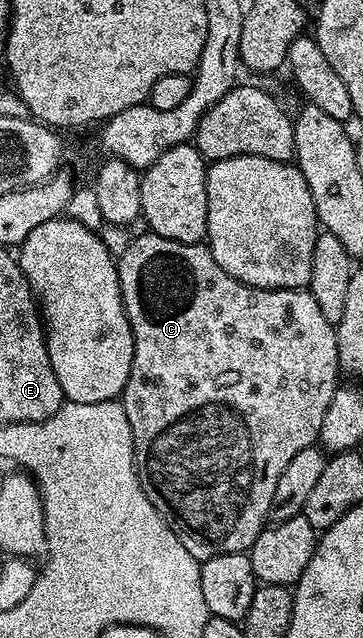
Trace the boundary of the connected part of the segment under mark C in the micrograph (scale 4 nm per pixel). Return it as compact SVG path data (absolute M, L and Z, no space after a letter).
M143 231L140 237L139 234L132 236L125 251L118 254L117 264L123 306L135 340L129 379L121 394L121 404L125 419L129 419L135 448L135 474L149 503L157 507L163 522L171 528L173 535L177 535L177 539L181 539L185 551L189 551L195 561L202 563L213 559L213 555L247 553L257 535L268 524L273 491L277 491L277 479L281 479L281 471L285 471L297 451L310 449L319 440L321 423L325 423L325 411L329 411L329 403L341 378L335 326L325 319L321 307L317 307L317 299L313 299L310 288L262 289L241 283L226 273L221 263L213 259L210 248L203 243L177 243L173 239Z

